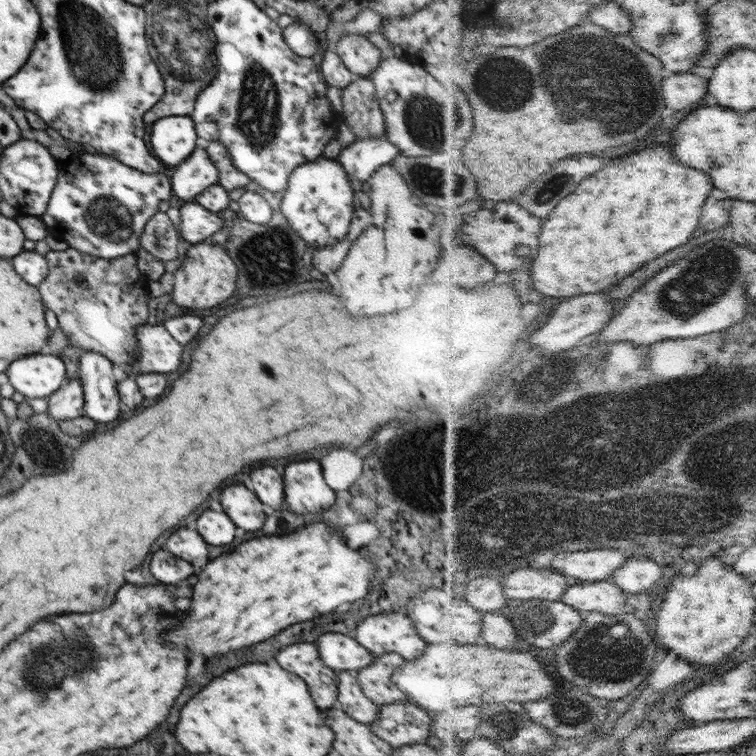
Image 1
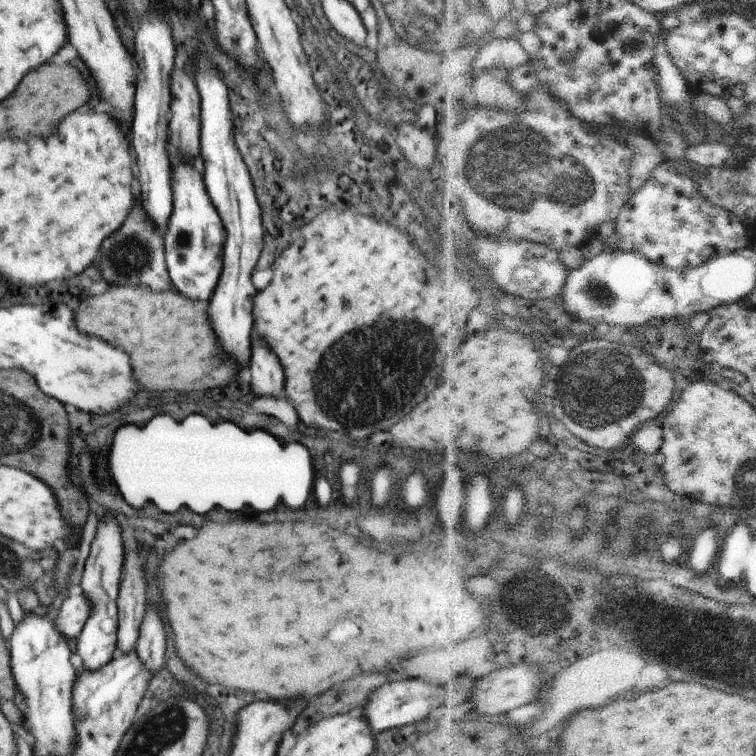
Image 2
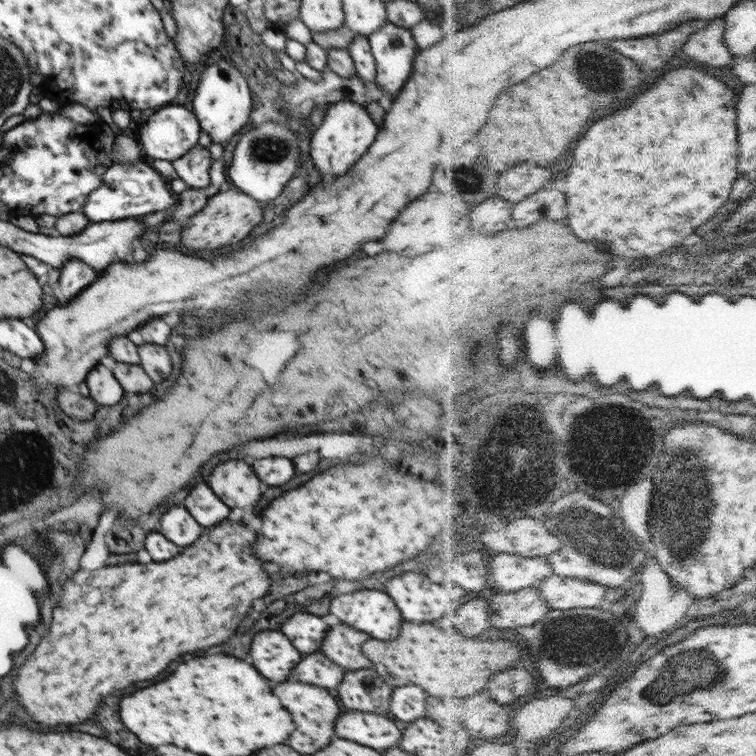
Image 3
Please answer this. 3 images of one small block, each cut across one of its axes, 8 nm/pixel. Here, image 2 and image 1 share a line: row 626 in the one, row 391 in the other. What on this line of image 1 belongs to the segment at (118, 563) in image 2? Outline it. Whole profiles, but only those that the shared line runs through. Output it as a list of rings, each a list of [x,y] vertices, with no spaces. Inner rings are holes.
[[[90,350],[84,351],[79,358],[84,415],[102,424],[116,420],[120,414],[121,398],[112,365],[103,354]]]

